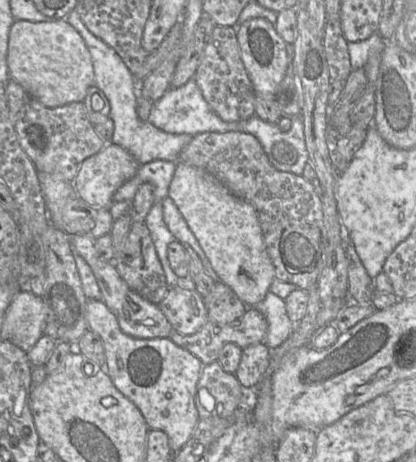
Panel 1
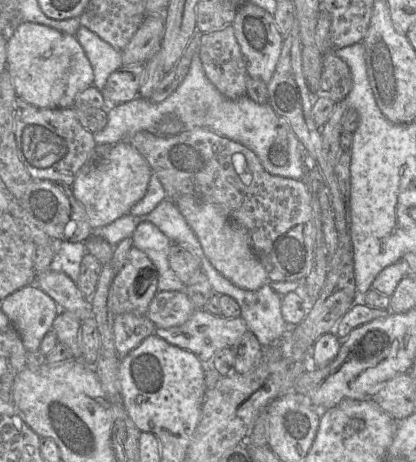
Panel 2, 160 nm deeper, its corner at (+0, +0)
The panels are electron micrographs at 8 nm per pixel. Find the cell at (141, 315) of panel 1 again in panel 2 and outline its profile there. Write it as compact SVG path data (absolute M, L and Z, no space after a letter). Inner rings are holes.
M124 313L114 316L113 334L119 359L124 358L144 339L154 334L156 326L147 315Z

